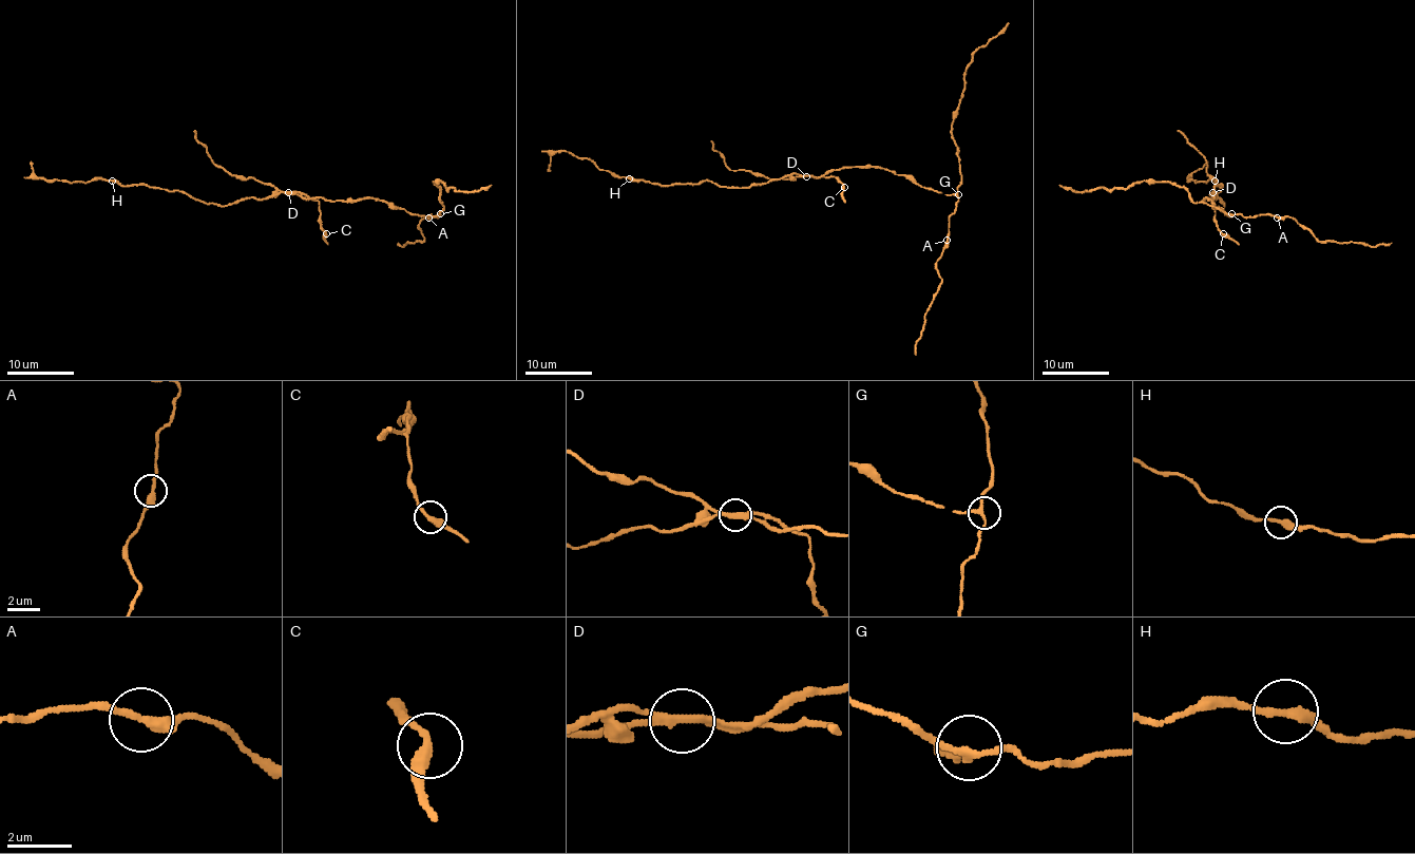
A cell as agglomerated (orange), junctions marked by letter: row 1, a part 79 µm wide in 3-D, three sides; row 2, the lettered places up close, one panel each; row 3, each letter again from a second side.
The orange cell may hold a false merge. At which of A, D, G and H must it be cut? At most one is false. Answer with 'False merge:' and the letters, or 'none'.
False merge: D

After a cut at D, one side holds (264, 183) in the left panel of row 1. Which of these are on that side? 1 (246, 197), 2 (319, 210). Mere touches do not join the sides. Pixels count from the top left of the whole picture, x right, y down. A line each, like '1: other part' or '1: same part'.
1: other part
2: same part

